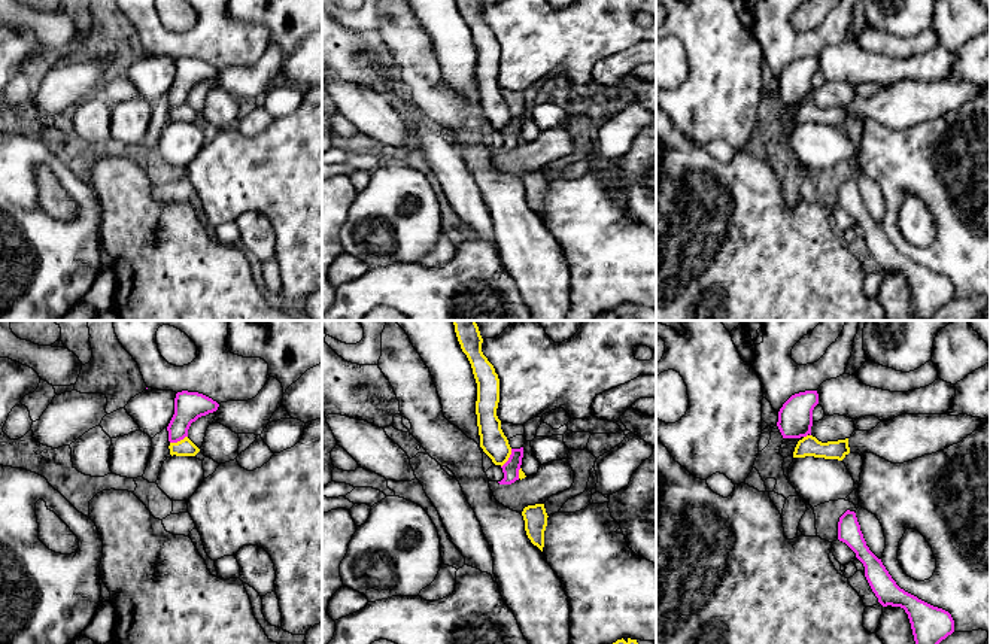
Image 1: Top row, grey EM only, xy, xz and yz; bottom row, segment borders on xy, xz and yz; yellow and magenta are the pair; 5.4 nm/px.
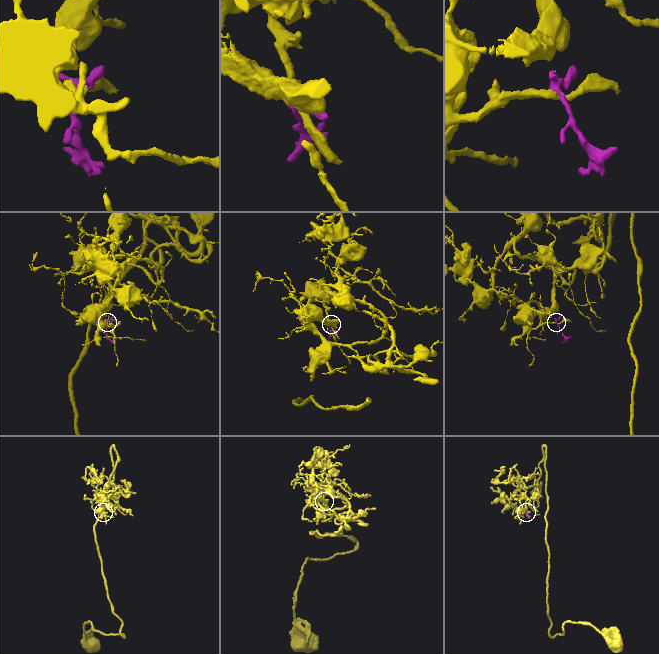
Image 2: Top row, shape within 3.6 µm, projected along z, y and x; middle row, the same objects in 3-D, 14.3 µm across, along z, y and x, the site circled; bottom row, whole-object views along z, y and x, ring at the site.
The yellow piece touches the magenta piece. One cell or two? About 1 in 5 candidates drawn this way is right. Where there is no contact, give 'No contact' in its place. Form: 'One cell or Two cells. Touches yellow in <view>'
Two cells. Touches yellow in xz

